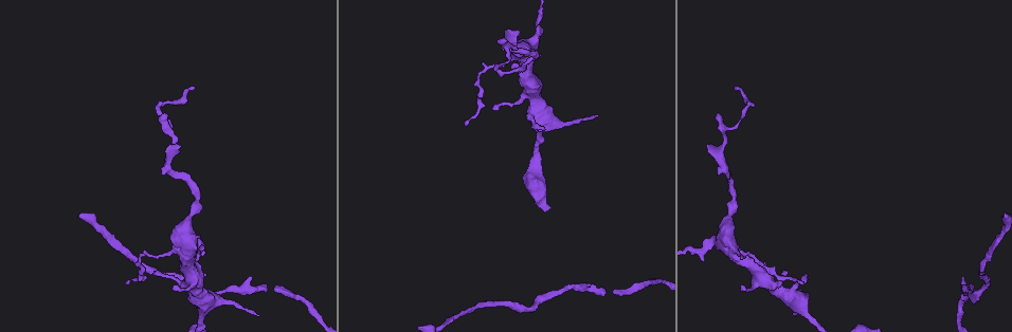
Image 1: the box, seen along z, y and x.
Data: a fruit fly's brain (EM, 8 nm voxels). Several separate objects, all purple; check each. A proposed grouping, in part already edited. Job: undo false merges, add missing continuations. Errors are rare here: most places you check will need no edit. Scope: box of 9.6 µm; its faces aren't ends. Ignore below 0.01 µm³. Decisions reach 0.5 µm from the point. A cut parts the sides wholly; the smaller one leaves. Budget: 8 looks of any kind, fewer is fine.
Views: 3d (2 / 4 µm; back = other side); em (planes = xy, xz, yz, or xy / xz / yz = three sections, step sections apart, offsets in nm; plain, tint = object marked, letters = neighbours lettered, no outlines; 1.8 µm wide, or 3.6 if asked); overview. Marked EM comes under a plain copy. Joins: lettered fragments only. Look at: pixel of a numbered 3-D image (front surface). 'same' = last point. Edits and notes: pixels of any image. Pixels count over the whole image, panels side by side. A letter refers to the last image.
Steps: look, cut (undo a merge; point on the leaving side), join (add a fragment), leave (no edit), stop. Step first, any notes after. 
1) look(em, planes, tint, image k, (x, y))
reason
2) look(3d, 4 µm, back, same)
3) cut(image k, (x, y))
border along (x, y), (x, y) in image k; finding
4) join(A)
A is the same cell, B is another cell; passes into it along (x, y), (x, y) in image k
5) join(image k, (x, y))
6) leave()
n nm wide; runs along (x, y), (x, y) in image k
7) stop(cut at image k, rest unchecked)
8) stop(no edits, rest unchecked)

look(em, xz, step 4, tint, image 1, (750, 105))
abrupt turn

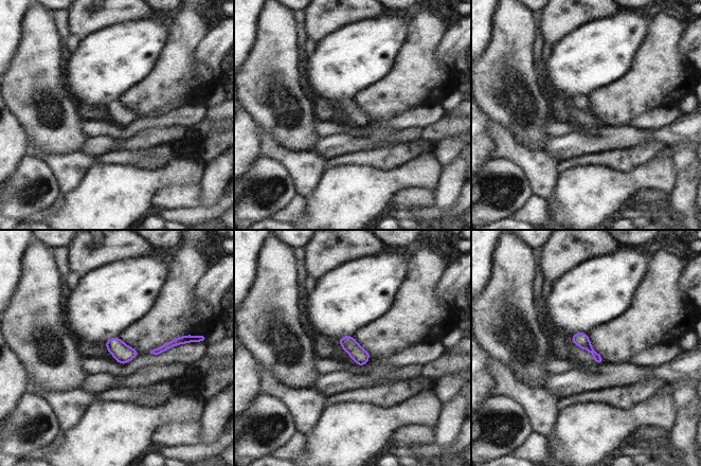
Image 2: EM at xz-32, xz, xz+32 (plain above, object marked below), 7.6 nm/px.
look(em, planes, letters, same)
cut it another way

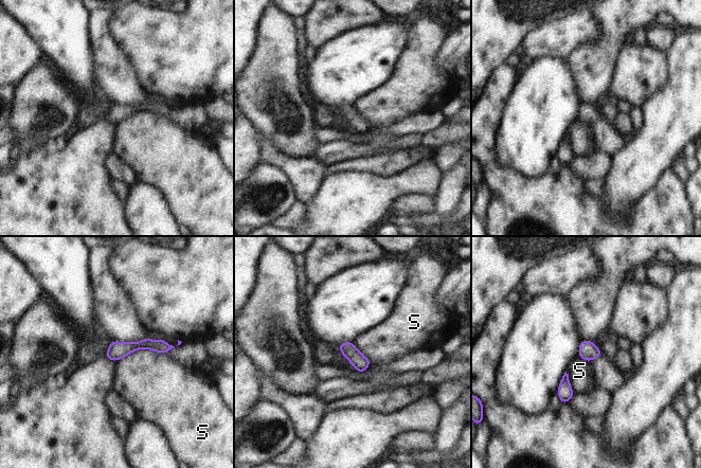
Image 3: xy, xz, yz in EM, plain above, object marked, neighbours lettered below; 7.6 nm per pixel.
leave()
S is another cell; border along (165, 353), (138, 348), (115, 361) in image 3; one neuron here

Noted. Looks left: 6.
look(em, planes, letters, image 1, (511, 67))
thin end

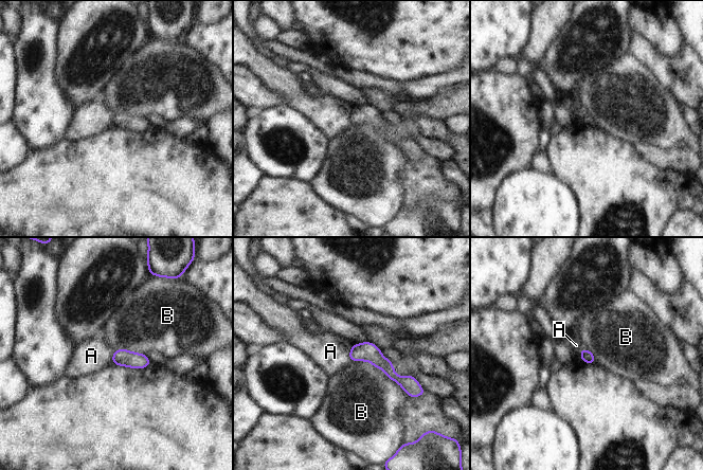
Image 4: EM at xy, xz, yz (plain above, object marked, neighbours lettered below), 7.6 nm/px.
leave()
B touches over 500 nm; A and B are other cells; runs along (352, 354), (372, 354), (397, 379), (411, 378) in image 4; no lettered fragment goes on from it

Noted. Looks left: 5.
look(em, yz, step 16, letters, image 1, (614, 294))
free end

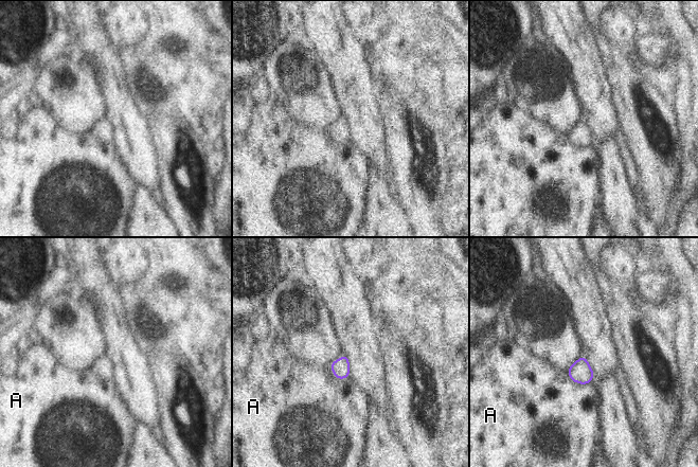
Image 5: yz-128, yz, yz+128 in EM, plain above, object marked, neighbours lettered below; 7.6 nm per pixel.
leave()
A touches over 220 nm; A is another cell; none of them fits

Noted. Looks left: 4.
stop(no edits, rest unchecked)

